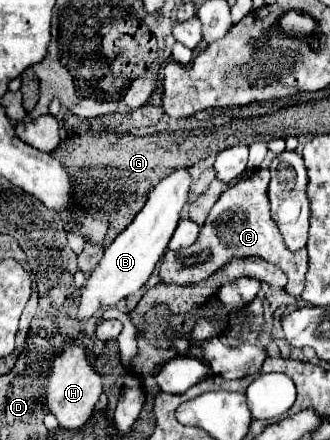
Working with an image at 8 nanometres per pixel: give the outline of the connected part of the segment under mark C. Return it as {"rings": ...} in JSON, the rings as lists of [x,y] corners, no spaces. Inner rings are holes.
{"rings":[[[256,170],[250,176],[228,186],[220,194],[218,202],[212,206],[206,224],[200,230],[198,240],[182,252],[170,252],[170,250],[166,252],[166,256],[160,262],[160,280],[170,284],[196,284],[210,278],[232,258],[262,258],[286,272],[288,276],[286,294],[298,298],[302,294],[304,274],[308,270],[306,248],[290,252],[282,244],[278,226],[274,224],[274,220],[270,220],[270,204],[266,192],[268,182],[270,182],[270,172]]]}

